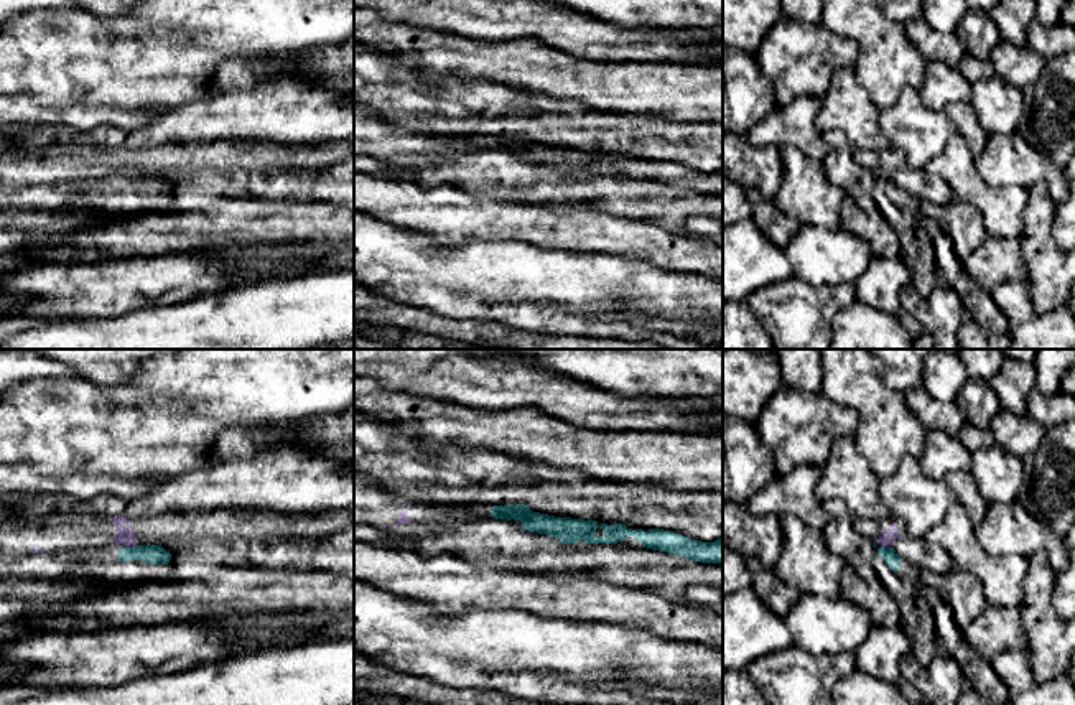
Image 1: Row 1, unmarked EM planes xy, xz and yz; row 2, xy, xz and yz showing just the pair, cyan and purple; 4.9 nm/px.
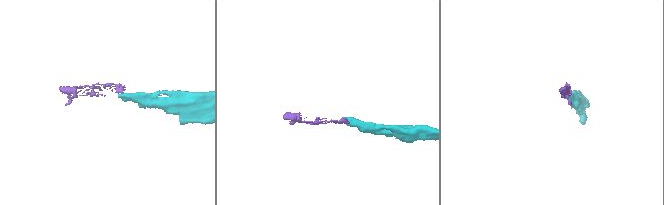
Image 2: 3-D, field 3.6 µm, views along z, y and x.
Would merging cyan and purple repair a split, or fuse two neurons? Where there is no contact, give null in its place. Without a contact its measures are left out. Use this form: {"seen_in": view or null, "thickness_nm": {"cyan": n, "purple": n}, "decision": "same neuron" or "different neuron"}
{"seen_in": "yz", "thickness_nm": {"cyan": 80, "purple": 70}, "decision": "different neuron"}

